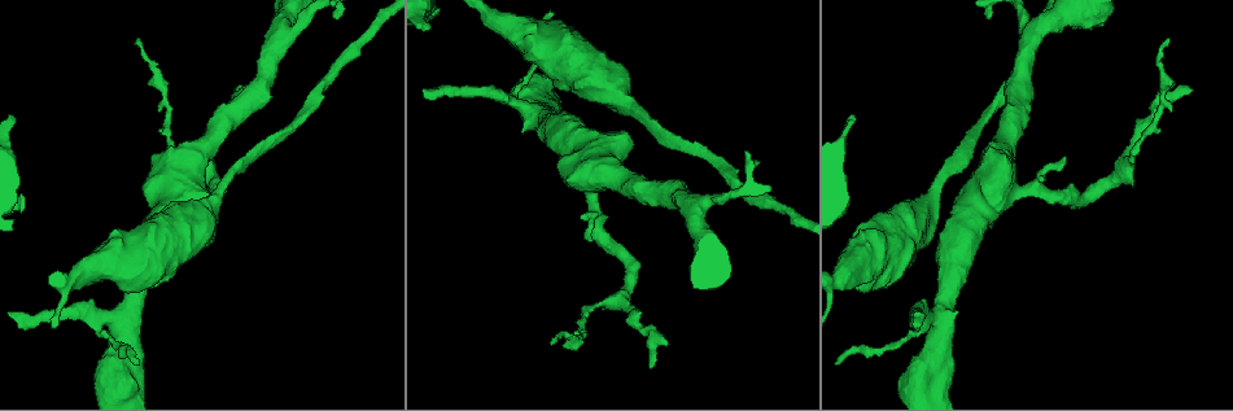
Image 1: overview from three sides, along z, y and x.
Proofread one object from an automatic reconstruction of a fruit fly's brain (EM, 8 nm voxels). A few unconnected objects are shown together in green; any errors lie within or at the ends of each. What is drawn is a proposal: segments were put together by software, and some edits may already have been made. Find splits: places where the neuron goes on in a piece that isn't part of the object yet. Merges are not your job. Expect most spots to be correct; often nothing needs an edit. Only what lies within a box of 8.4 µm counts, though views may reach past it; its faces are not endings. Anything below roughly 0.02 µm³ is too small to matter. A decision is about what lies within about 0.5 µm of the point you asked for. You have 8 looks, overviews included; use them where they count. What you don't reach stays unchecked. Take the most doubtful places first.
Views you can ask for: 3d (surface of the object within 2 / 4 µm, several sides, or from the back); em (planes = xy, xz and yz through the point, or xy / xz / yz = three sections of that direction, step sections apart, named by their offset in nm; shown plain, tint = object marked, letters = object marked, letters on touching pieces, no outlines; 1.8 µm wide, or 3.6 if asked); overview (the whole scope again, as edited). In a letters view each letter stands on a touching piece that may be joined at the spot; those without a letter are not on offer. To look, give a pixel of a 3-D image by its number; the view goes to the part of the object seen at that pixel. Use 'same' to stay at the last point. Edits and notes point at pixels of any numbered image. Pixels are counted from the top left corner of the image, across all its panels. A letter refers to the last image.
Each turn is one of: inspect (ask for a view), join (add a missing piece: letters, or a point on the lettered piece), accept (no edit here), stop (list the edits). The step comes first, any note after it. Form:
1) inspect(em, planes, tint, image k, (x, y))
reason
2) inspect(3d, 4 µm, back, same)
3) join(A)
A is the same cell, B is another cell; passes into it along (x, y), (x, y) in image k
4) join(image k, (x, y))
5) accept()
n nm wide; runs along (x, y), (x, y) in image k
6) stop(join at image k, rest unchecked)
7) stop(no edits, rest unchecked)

inspect(em, planes, letters, image 1, (233, 89))
free end

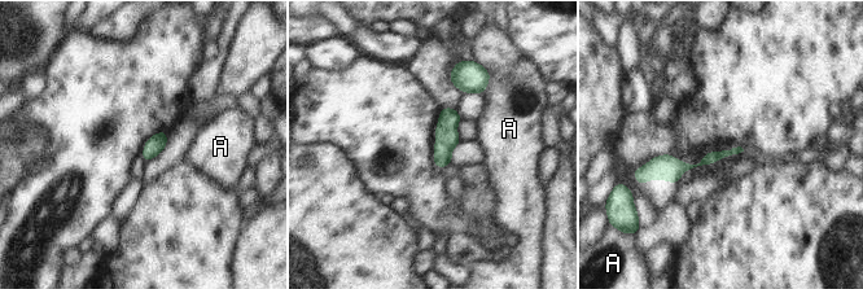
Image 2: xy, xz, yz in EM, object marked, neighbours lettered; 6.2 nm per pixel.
accept()
A is another cell; none of them fits

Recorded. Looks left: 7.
inspect(em, 3.6 µm, xz, step 16, letters, image 1, (427, 30))
an open end

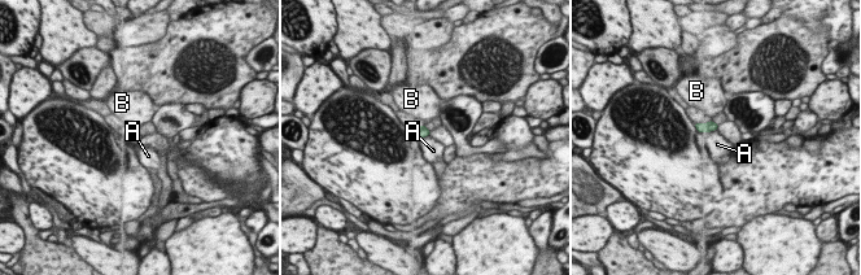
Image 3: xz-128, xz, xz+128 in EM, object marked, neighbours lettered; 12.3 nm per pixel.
inspect(em, 3.6 µm, planes, letters, same)

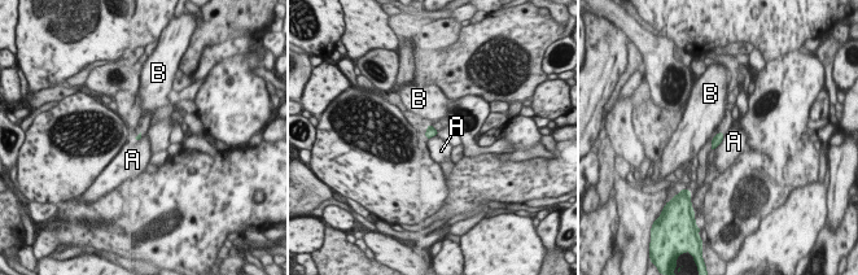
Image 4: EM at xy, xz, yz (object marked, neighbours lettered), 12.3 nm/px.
accept()
A and B are other cells; no lettered piece goes on from it

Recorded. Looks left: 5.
inspect(3d, 4 µm, back, image 1, (988, 16))
branch stops here

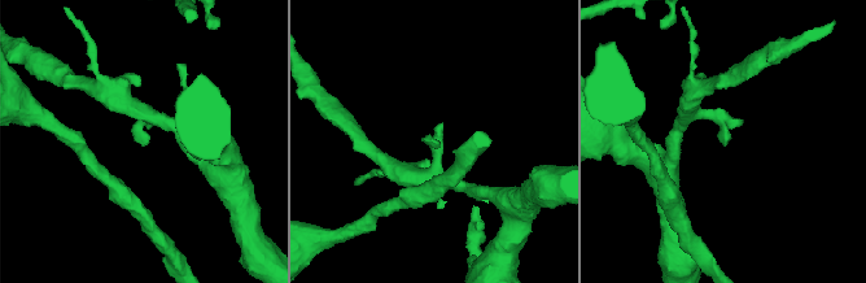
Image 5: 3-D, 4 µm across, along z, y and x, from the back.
inspect(em, planes, letters, image 5, (144, 143))

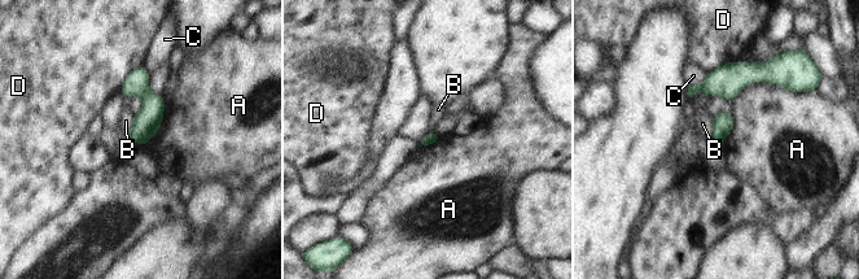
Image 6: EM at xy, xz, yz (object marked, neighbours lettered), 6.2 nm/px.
accept()
A, B, C and D are other cells; runs along (140, 69), (148, 97), (143, 142) in image 6; no lettered piece goes on from it

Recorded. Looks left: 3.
stop(no edits, rest unchecked)

